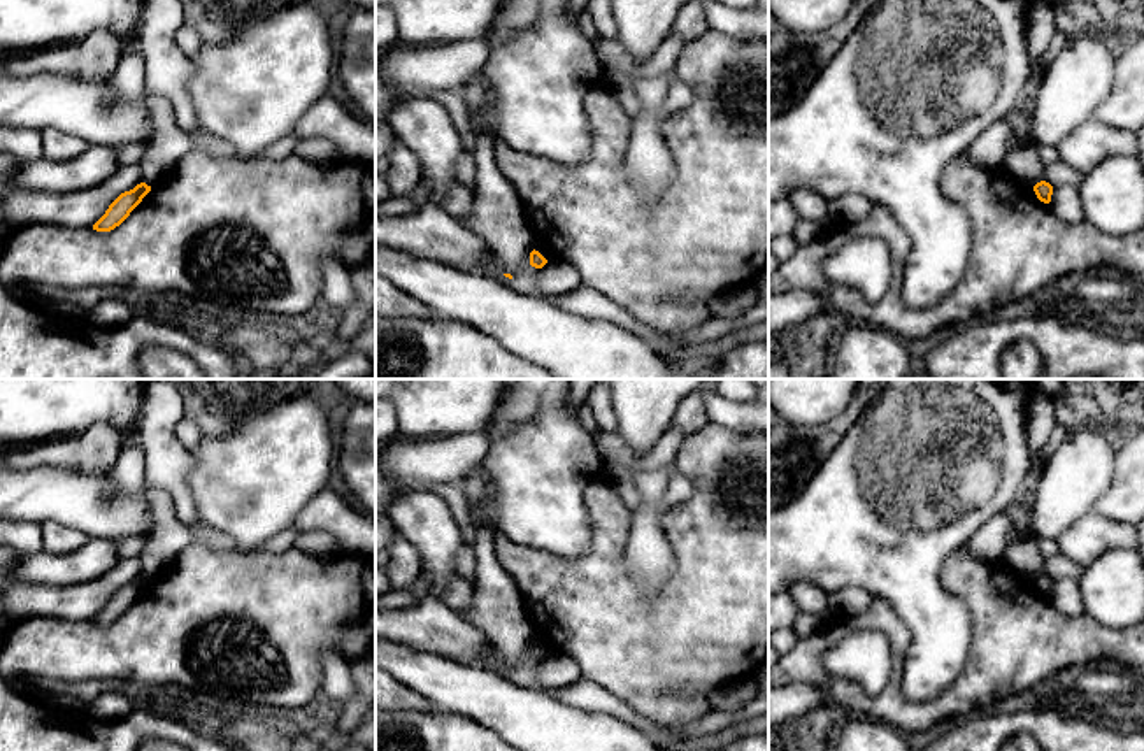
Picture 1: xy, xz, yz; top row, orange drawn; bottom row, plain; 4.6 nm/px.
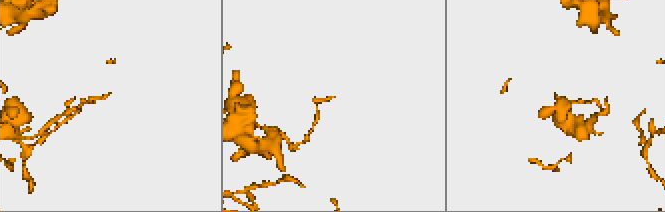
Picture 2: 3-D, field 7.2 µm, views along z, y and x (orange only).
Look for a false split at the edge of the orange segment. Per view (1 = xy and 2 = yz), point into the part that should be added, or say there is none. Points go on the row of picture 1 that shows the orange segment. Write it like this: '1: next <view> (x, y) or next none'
1: next none
2: next none

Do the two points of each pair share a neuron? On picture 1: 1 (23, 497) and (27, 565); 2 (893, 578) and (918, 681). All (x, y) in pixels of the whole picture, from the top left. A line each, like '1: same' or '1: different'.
1: different
2: same

